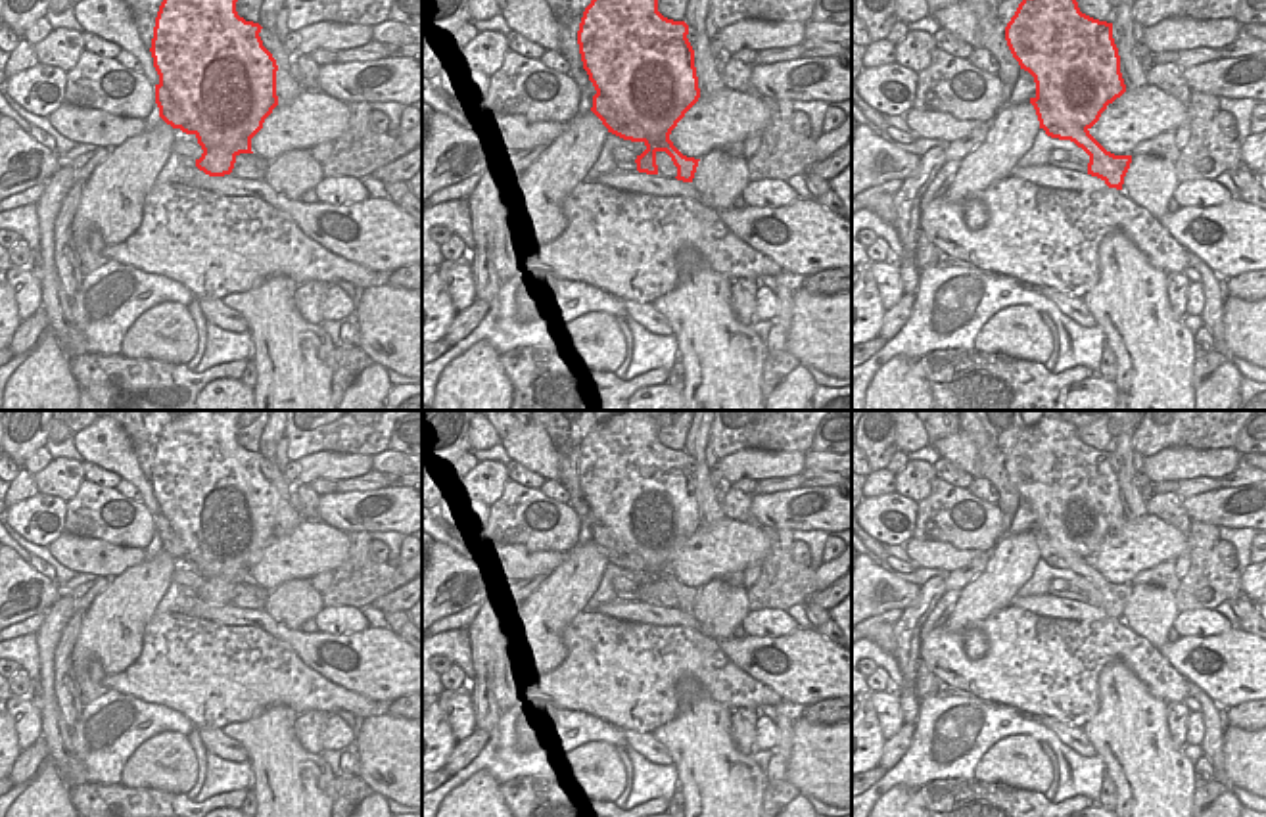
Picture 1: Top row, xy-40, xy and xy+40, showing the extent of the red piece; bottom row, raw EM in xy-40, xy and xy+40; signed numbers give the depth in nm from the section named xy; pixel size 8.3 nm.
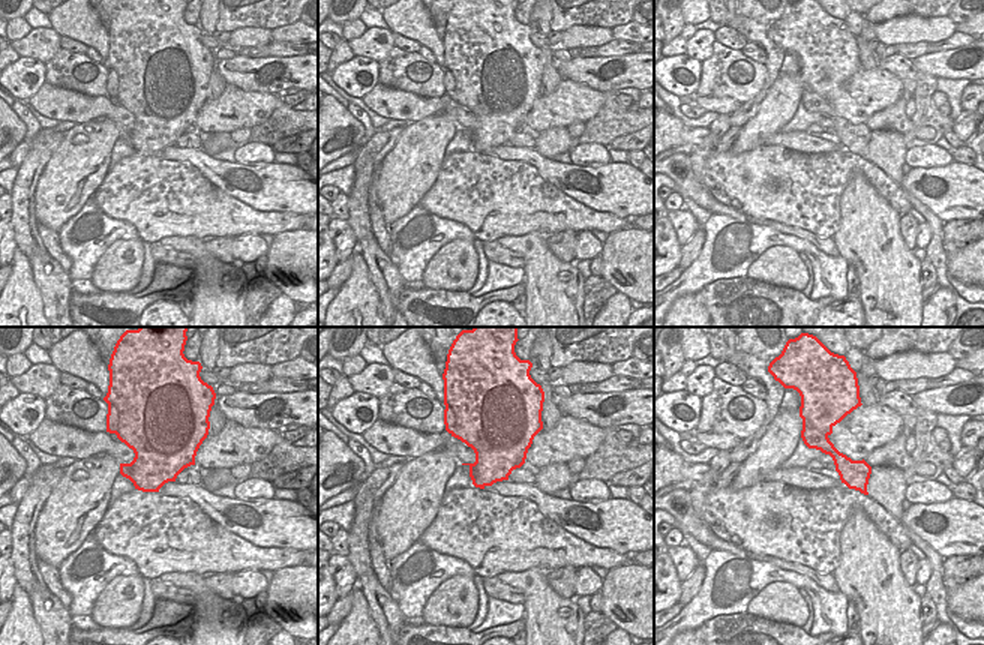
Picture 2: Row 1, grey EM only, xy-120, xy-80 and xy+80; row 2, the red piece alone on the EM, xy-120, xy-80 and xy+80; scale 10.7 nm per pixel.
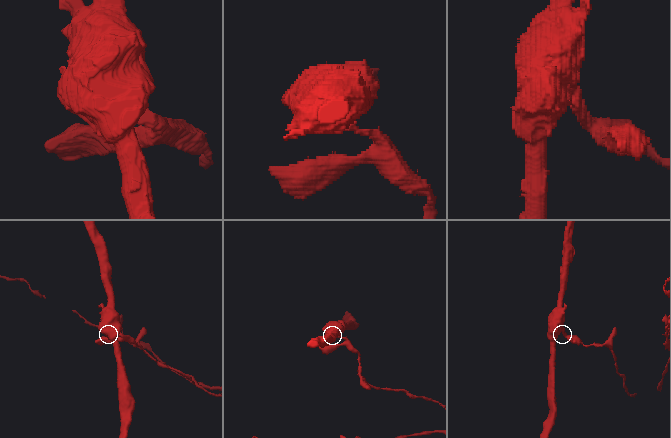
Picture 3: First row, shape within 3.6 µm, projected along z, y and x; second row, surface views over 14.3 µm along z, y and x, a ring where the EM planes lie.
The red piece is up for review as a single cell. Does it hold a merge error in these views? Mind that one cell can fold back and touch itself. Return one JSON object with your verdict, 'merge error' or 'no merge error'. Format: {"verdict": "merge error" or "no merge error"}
{"verdict": "merge error"}

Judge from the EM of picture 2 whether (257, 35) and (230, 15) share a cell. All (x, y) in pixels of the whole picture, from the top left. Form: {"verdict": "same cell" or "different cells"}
{"verdict": "different cells"}

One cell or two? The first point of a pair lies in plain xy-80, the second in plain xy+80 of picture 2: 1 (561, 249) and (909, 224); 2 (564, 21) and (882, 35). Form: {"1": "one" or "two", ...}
{"1": "one", "2": "two"}

